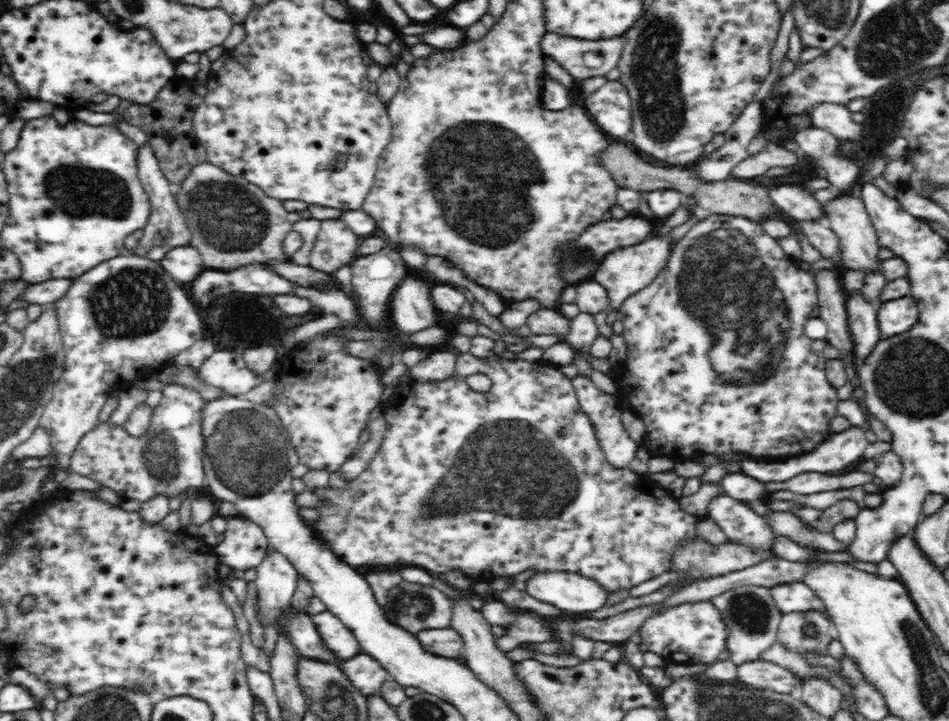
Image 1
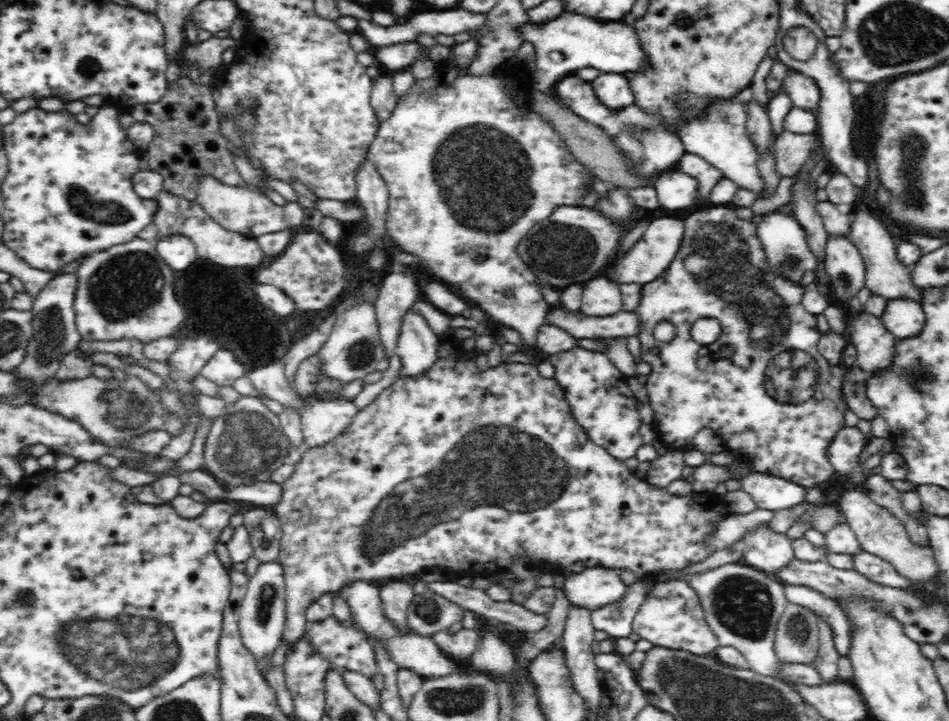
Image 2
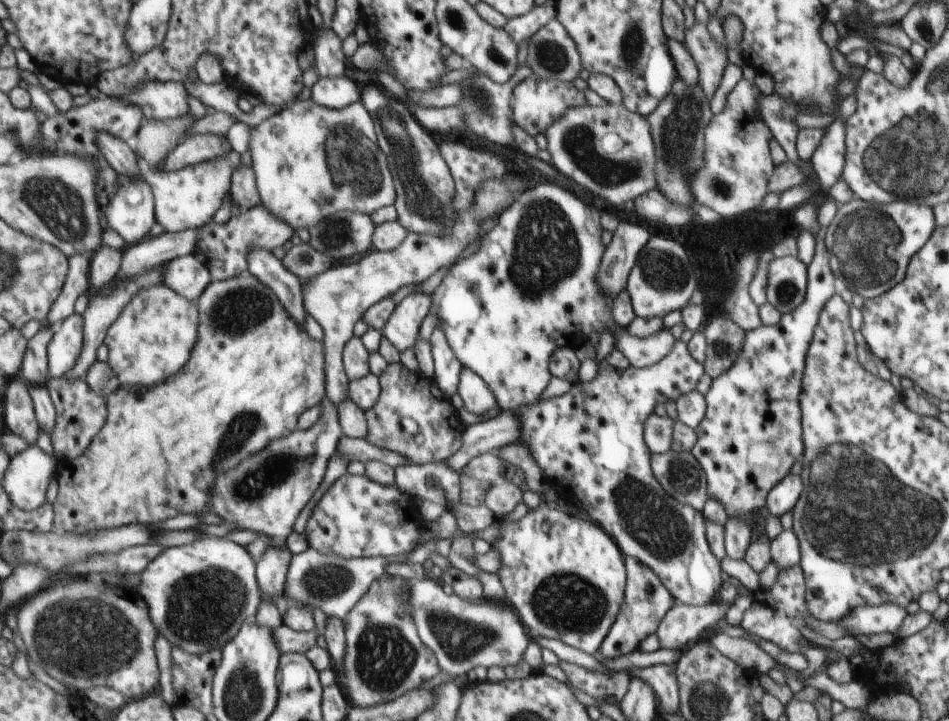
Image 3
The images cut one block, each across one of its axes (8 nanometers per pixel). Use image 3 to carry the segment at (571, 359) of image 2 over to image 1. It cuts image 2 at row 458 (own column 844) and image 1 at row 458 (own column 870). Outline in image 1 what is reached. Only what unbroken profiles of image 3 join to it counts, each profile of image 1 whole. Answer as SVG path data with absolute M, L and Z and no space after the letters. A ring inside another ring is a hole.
M584 376L574 378L572 385L574 385L574 390L576 391L579 408L586 413L586 416L590 417L590 422L594 425L595 435L602 450L604 450L605 459L614 468L627 468L628 464L634 460L638 444L634 440L630 440L628 433L624 430L622 420L620 420L622 412L616 408L616 400L612 396L602 394L598 388L594 388L594 384L588 378L584 378Z

